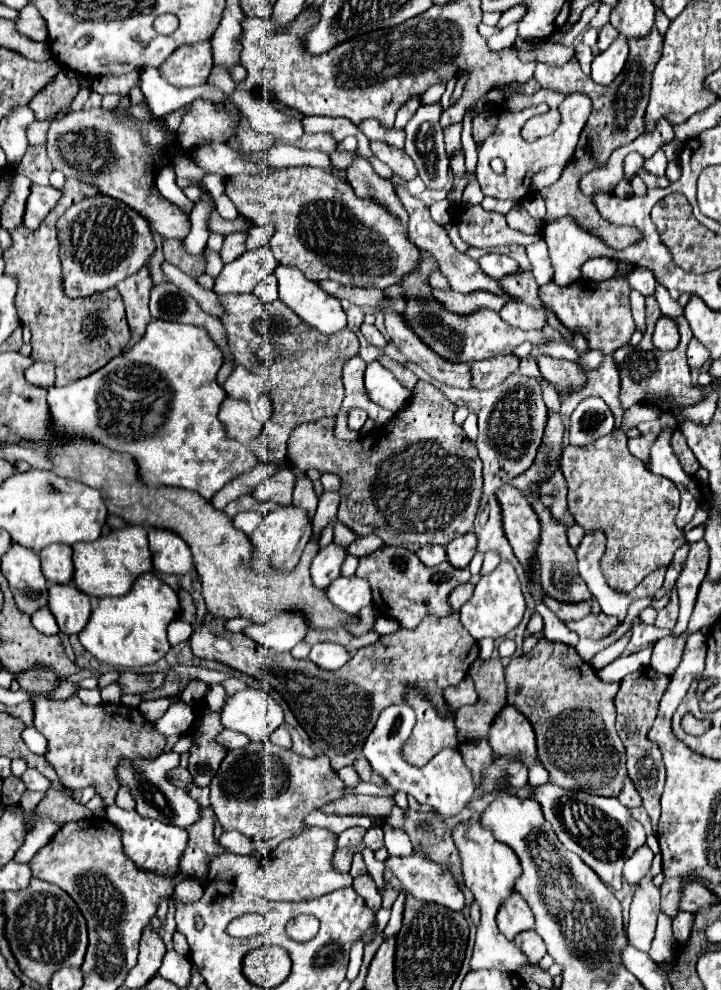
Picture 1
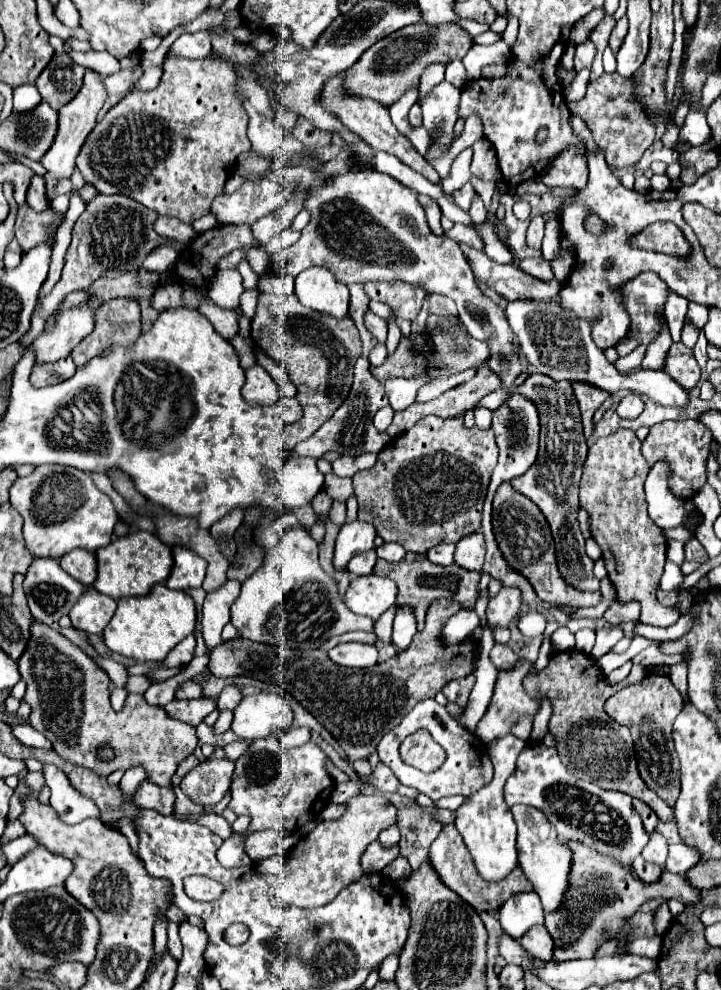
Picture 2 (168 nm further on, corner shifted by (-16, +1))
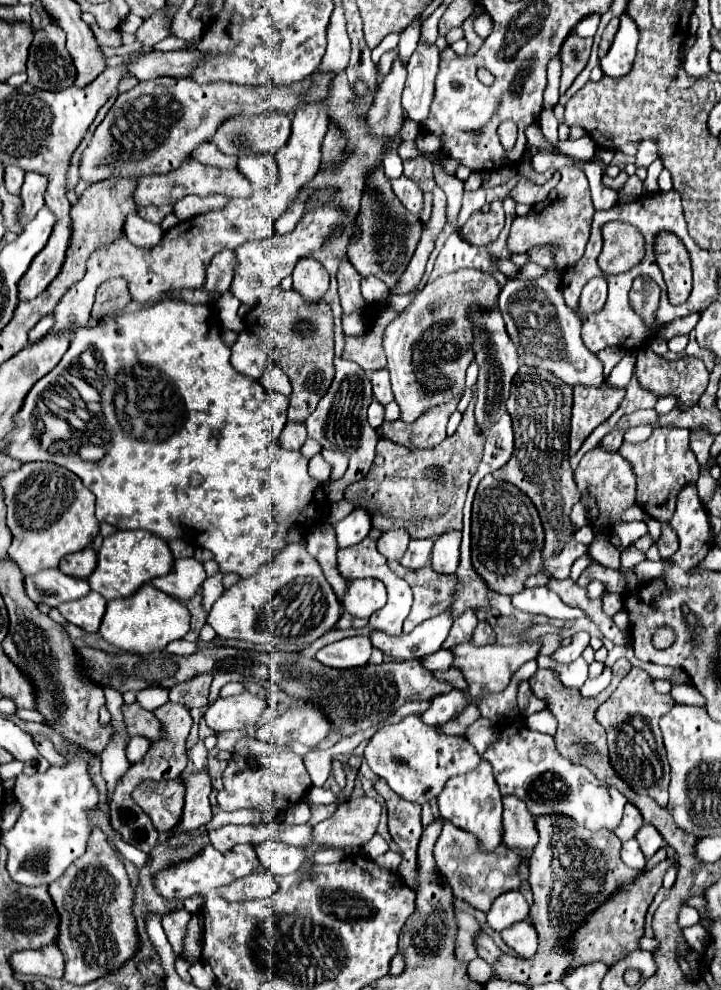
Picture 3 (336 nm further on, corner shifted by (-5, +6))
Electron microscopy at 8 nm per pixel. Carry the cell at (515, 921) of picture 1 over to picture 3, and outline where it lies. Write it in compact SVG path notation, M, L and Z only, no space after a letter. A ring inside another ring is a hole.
M507 891L499 895L487 913L487 923L499 933L519 923L521 919L529 919L529 903L521 895L521 891Z

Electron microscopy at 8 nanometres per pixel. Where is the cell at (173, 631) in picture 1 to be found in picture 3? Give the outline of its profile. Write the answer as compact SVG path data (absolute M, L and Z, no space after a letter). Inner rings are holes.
M177 639L177 641L173 641L173 643L169 643L167 647L165 647L165 651L167 653L171 653L171 655L191 655L193 651L195 651L195 643L189 643L189 641L185 641L185 639Z

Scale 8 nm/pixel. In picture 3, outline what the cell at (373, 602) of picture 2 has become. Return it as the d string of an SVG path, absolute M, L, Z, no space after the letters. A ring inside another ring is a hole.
M377 579L347 581L343 595L343 609L353 617L371 617L387 601L387 589Z

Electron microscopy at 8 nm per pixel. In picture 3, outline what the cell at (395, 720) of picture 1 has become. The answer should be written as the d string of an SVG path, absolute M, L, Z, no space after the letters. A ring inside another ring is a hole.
M409 713L399 723L379 727L369 739L363 757L369 763L371 771L377 777L385 779L397 795L423 805L441 793L445 781L473 771L479 765L481 757L465 737L445 735L443 731L439 731L439 727L423 723L421 715L423 713Z

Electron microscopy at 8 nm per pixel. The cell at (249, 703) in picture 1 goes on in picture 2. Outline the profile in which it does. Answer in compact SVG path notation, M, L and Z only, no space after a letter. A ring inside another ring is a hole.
M260 692L254 696L244 696L234 708L232 732L248 742L256 738L266 738L276 732L284 732L292 724L290 704L278 696Z

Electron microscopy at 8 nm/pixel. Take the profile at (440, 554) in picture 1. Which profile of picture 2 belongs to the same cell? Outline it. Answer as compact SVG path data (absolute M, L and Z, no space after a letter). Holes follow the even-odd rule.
M438 544L438 546L432 546L424 556L426 556L432 564L450 566L450 564L454 562L452 554L454 554L454 546L452 546L452 544Z

